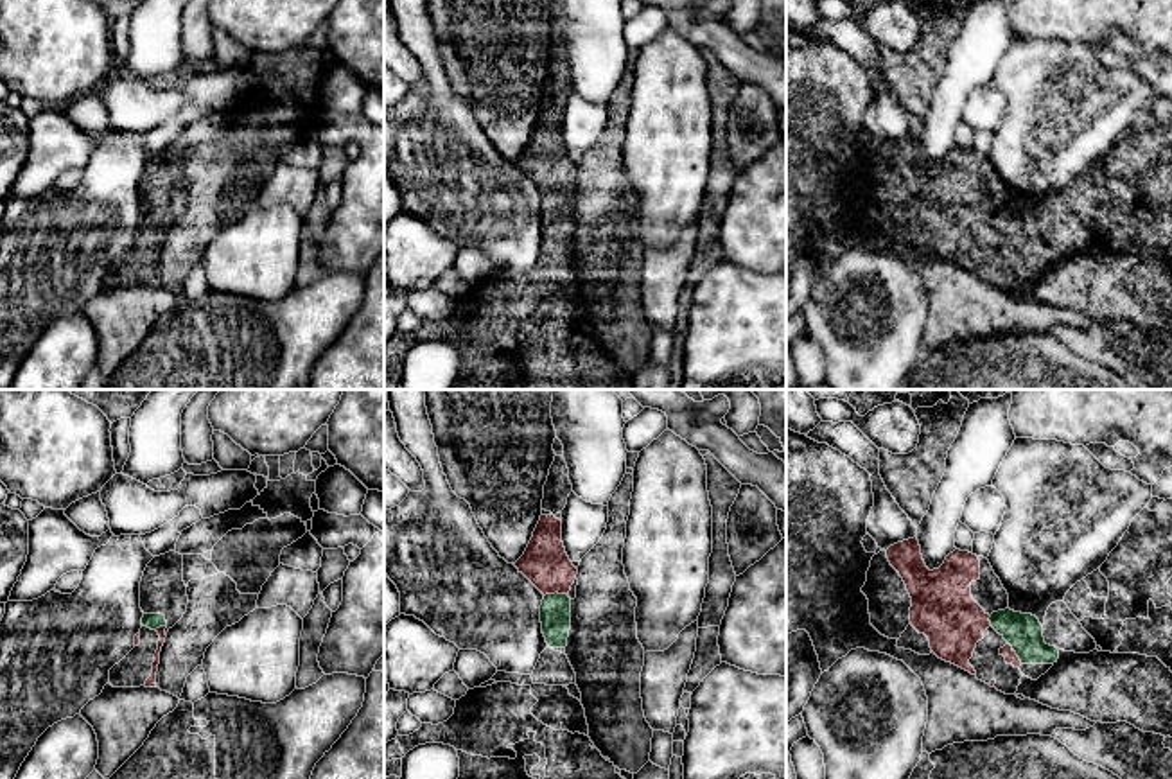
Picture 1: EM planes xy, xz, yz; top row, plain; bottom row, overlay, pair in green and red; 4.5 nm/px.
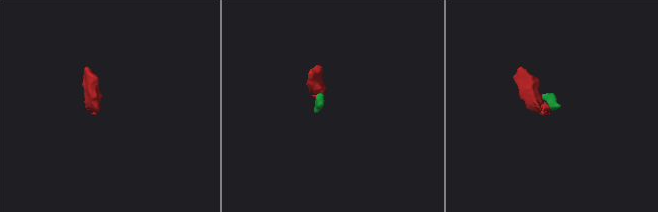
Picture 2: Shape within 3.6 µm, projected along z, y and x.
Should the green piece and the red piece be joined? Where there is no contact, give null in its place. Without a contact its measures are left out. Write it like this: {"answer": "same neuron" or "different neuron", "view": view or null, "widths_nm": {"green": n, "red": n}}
{"answer": "same neuron", "view": "xz", "widths_nm": {"green": 140, "red": 200}}

